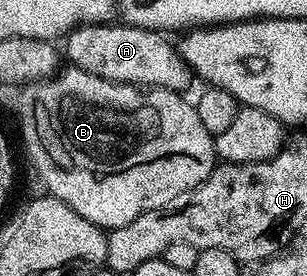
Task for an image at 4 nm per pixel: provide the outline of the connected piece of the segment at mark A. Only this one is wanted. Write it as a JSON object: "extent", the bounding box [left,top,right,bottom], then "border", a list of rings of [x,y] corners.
{"extent":[63,23,195,91],"border":[[[82,23],[64,38],[63,53],[70,57],[72,64],[88,73],[95,73],[109,81],[127,81],[144,87],[158,87],[174,91],[185,91],[195,74],[189,64],[181,58],[178,46],[168,41],[164,32],[155,29],[144,29],[134,25],[120,23]]]}

